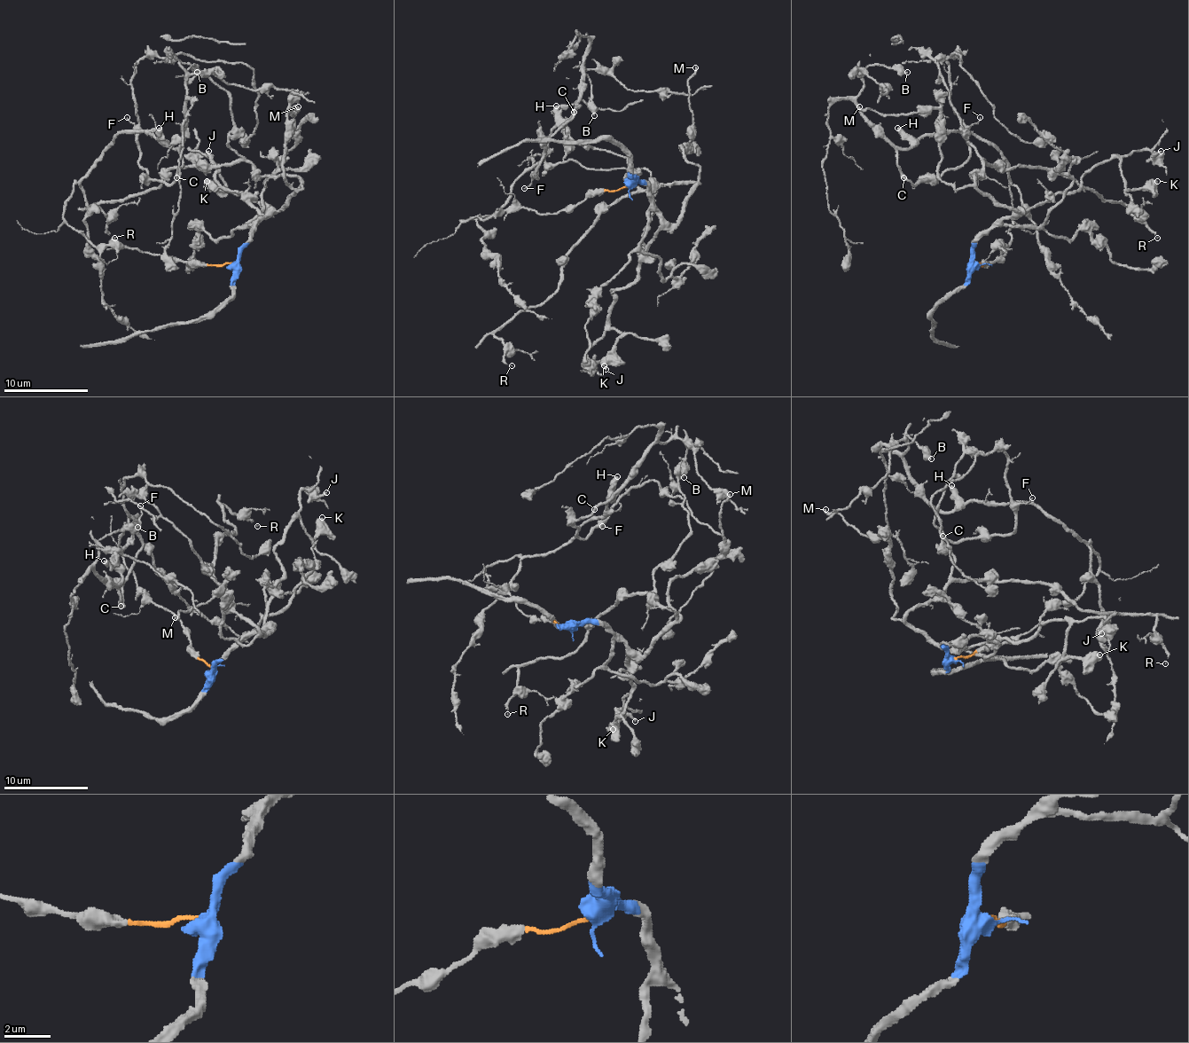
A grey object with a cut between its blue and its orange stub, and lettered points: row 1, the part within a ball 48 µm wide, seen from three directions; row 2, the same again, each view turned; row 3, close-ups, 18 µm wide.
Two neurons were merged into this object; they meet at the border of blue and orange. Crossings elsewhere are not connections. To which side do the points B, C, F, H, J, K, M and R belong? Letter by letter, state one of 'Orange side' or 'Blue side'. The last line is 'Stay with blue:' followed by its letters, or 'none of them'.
B: Orange side
C: Orange side
F: Orange side
H: Orange side
J: Blue side
K: Blue side
M: Blue side
R: Blue side
Stay with blue: J, K, M, R

